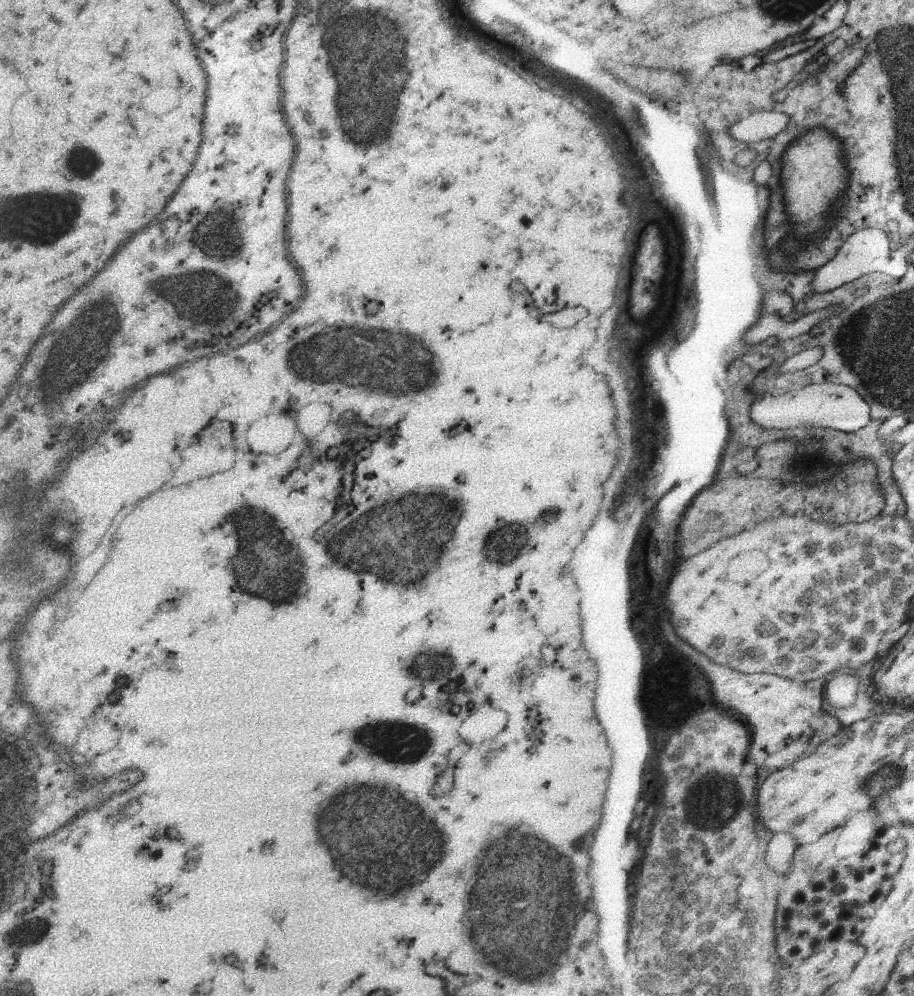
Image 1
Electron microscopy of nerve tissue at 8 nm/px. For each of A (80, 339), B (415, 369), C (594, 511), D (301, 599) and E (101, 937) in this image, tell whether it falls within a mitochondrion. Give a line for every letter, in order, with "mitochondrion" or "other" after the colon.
A: mitochondrion
B: mitochondrion
C: other
D: mitochondrion
E: other

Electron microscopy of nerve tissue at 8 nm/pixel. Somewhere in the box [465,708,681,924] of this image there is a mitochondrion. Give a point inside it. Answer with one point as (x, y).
(538, 819)

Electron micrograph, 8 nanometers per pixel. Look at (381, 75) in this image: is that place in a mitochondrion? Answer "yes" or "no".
yes

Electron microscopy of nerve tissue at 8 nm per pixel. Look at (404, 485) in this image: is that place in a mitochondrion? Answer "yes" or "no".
yes

